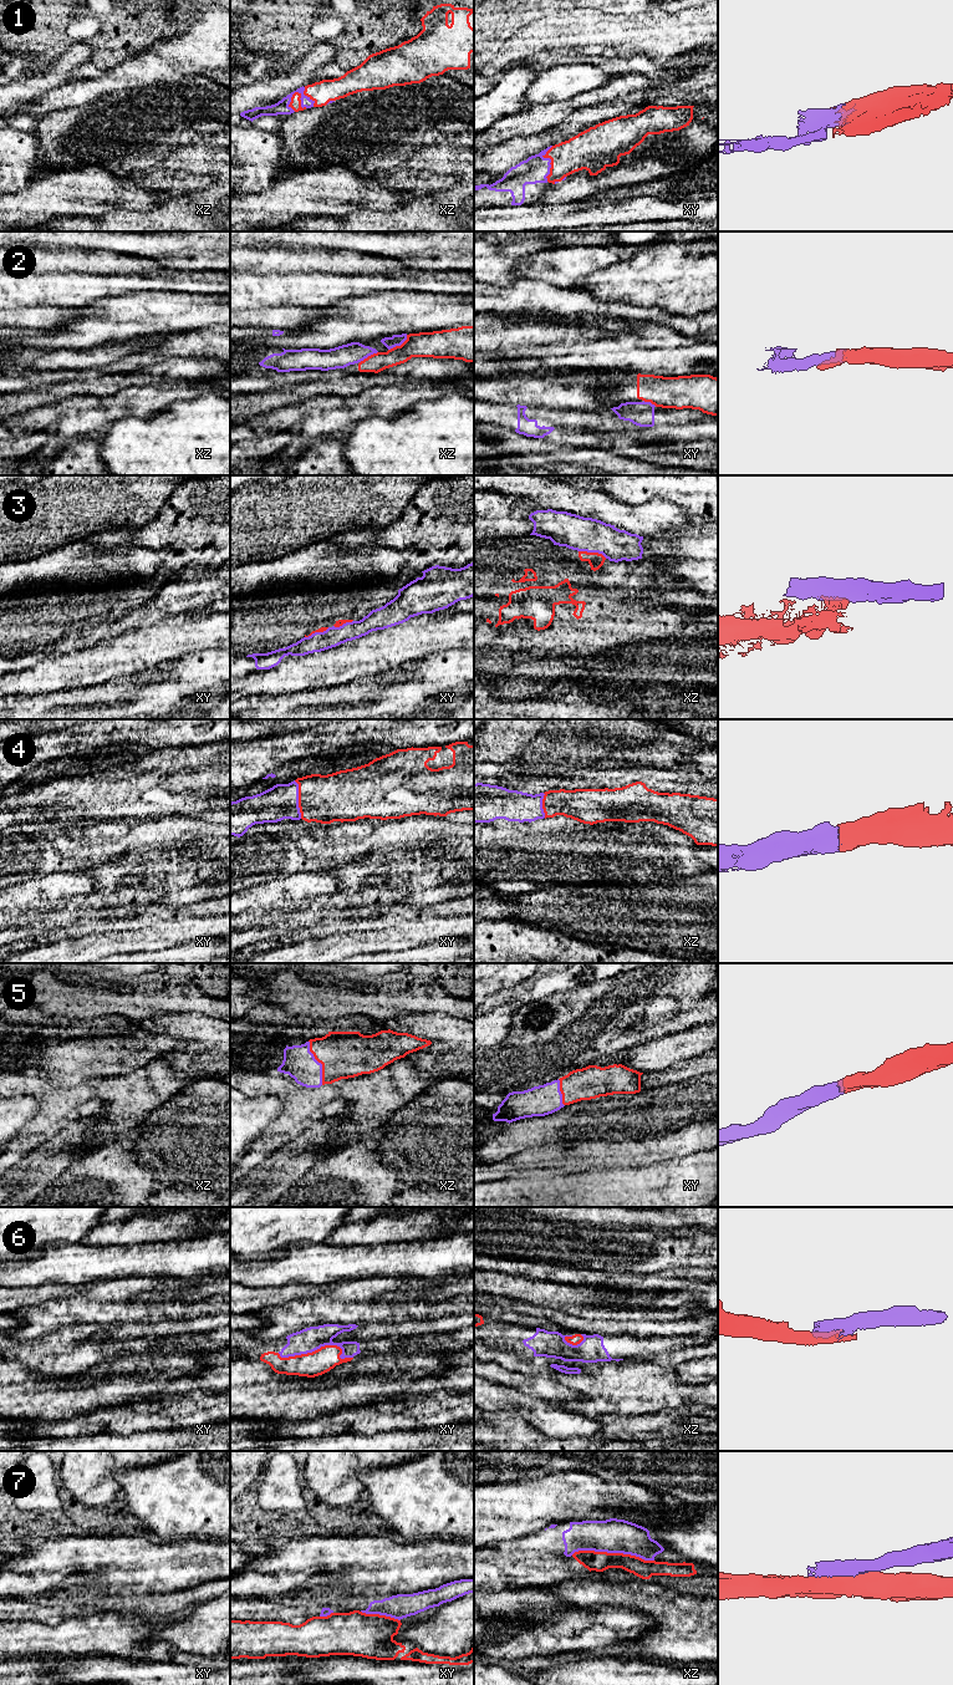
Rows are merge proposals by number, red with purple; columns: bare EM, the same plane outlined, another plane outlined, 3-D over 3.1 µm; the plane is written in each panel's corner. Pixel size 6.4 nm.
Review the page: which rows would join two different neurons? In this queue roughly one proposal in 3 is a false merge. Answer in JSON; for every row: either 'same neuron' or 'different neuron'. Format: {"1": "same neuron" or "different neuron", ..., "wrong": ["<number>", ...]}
{"1": "same neuron", "2": "different neuron", "3": "different neuron", "4": "same neuron", "5": "same neuron", "6": "same neuron", "7": "different neuron", "wrong": ["2", "3", "7"]}

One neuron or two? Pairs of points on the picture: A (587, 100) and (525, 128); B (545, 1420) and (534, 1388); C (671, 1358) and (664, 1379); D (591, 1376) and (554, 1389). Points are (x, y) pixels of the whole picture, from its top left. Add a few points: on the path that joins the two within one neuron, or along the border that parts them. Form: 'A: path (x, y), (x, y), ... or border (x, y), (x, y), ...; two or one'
A: path (572, 103), (540, 117); one
B: border (509, 1385), (516, 1386), (526, 1394), (561, 1403); two
C: border (646, 1359), (663, 1368), (673, 1369); two
D: border (538, 1375), (550, 1378), (581, 1391), (586, 1398); two

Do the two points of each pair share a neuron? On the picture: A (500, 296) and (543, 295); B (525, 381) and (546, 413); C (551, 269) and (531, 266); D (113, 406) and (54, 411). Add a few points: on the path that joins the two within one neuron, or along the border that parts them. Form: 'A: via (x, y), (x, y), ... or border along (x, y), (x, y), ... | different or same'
A: via (510, 296), (533, 296) | same
B: border along (511, 403), (559, 407), (566, 412) | different
C: via (546, 266), (536, 266) | same
D: via (98, 411), (69, 411) | same

